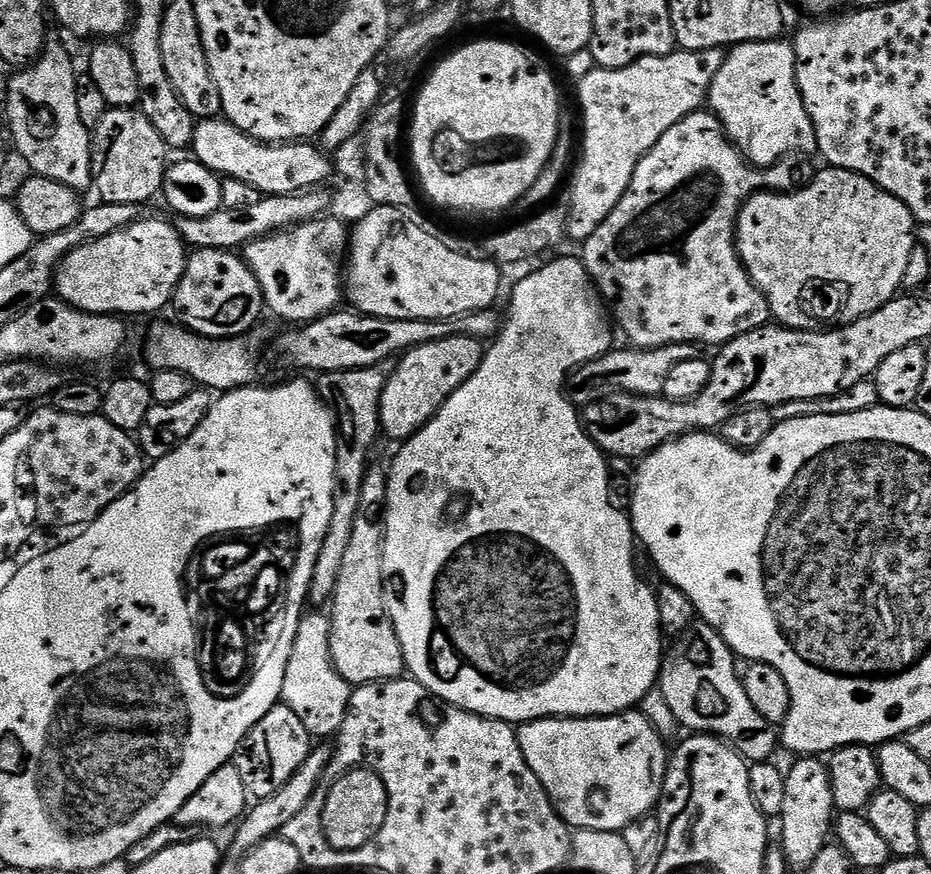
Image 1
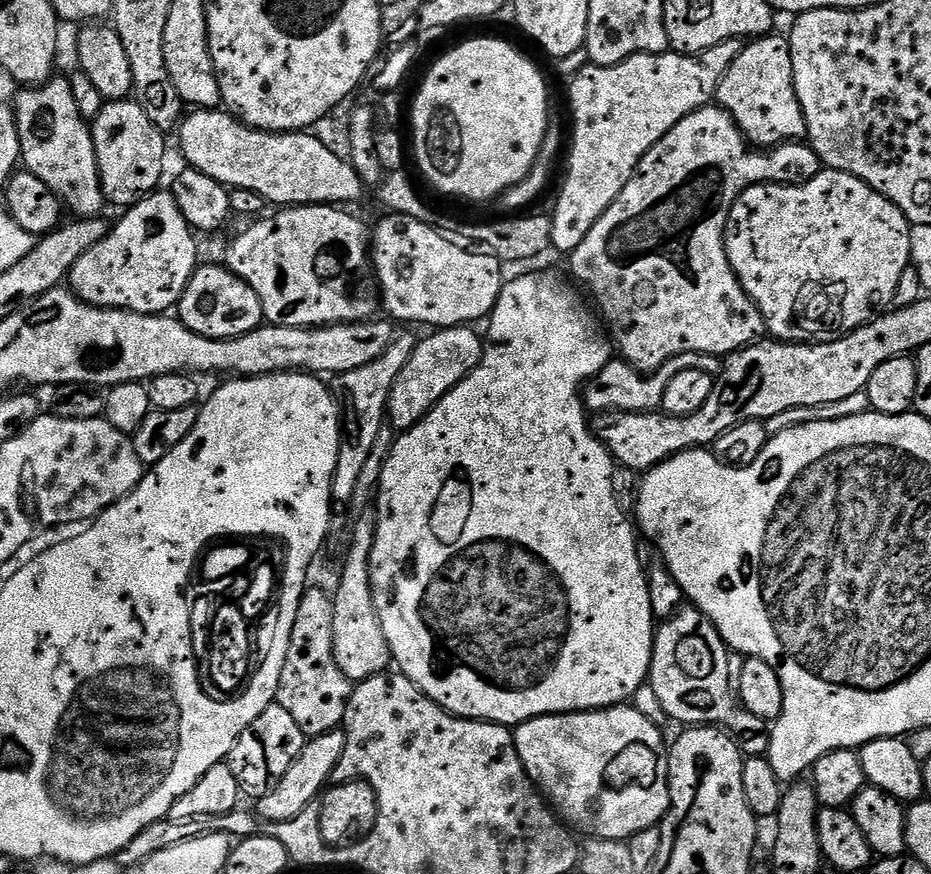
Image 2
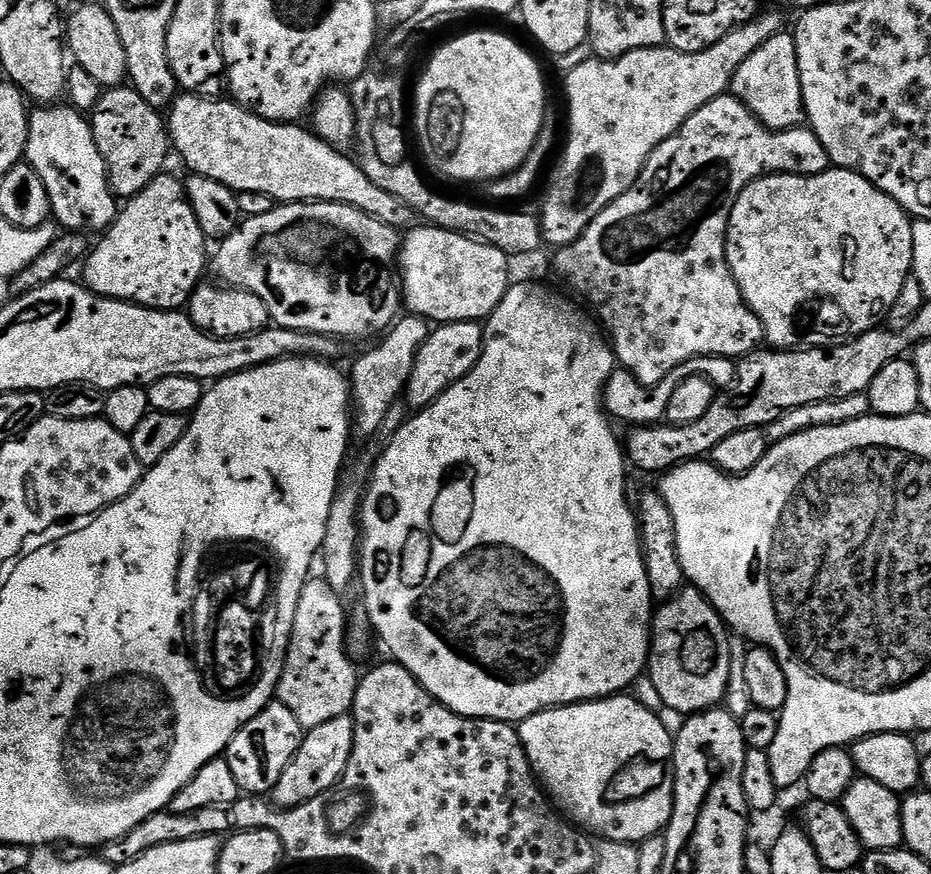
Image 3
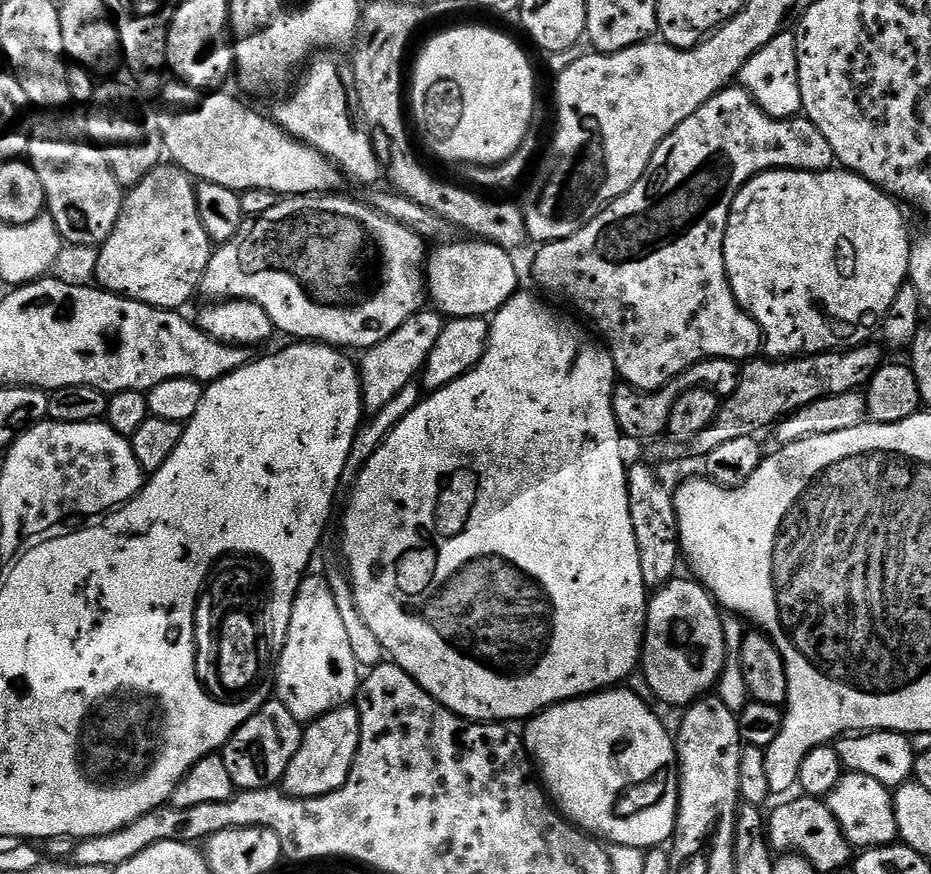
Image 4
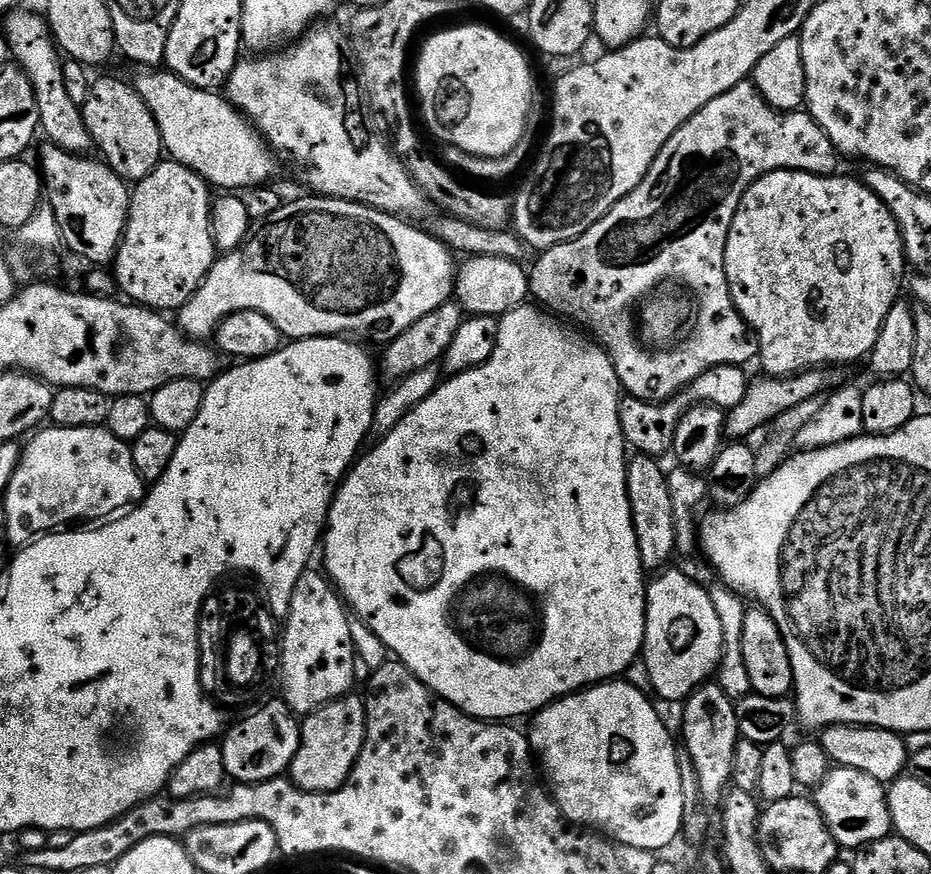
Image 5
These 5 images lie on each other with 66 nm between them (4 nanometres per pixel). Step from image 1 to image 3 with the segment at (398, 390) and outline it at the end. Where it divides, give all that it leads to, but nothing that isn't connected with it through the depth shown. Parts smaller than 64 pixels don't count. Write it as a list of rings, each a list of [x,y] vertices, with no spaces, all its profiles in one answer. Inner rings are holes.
[[[475,320],[433,327],[429,331],[422,350],[418,350],[414,370],[406,385],[407,407],[419,410],[434,403],[450,385],[458,383],[463,376],[470,374],[472,367],[480,361],[483,349],[484,328]]]

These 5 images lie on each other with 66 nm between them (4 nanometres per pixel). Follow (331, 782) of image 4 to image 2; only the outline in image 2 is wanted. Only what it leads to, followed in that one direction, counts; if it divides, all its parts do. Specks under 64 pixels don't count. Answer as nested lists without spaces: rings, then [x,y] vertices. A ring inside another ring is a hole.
[[[340,730],[305,739],[302,754],[294,762],[294,766],[290,766],[290,770],[286,770],[282,782],[278,782],[278,786],[274,786],[274,790],[270,790],[270,794],[255,801],[255,815],[259,819],[261,816],[261,821],[272,824],[290,822],[290,818],[298,818],[298,814],[302,814],[302,810],[306,810],[306,806],[317,803],[318,797],[329,787],[332,780],[330,778],[337,775],[340,759],[345,750],[346,738],[343,731]]]

